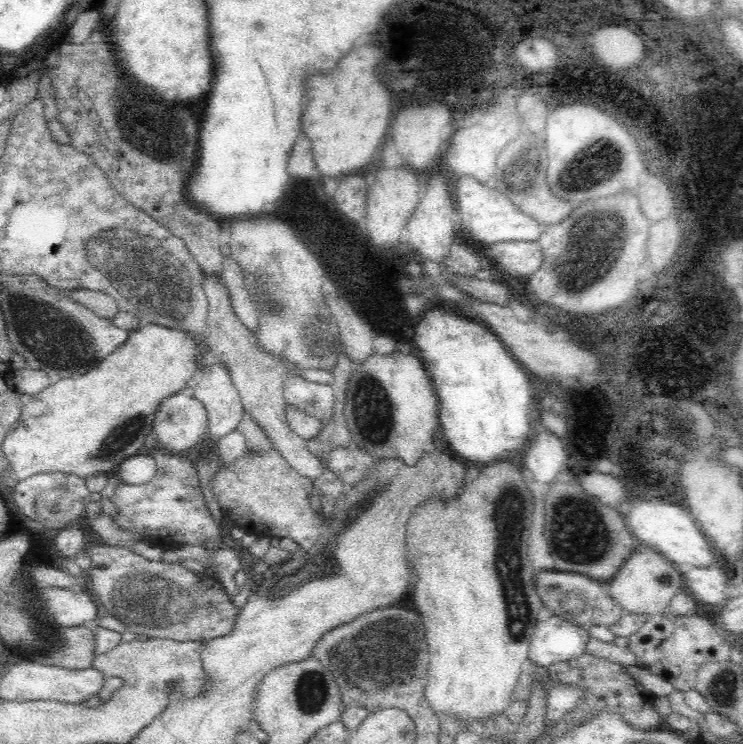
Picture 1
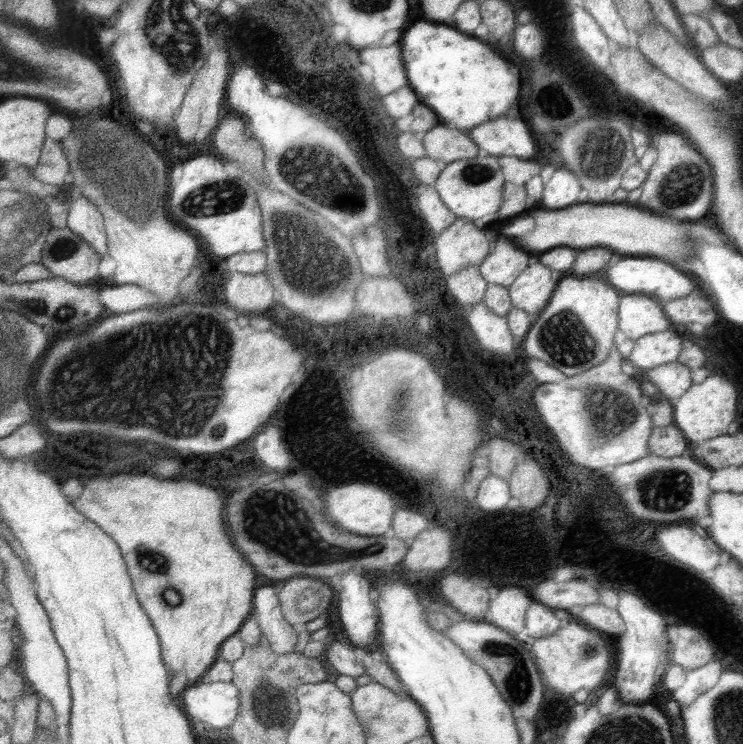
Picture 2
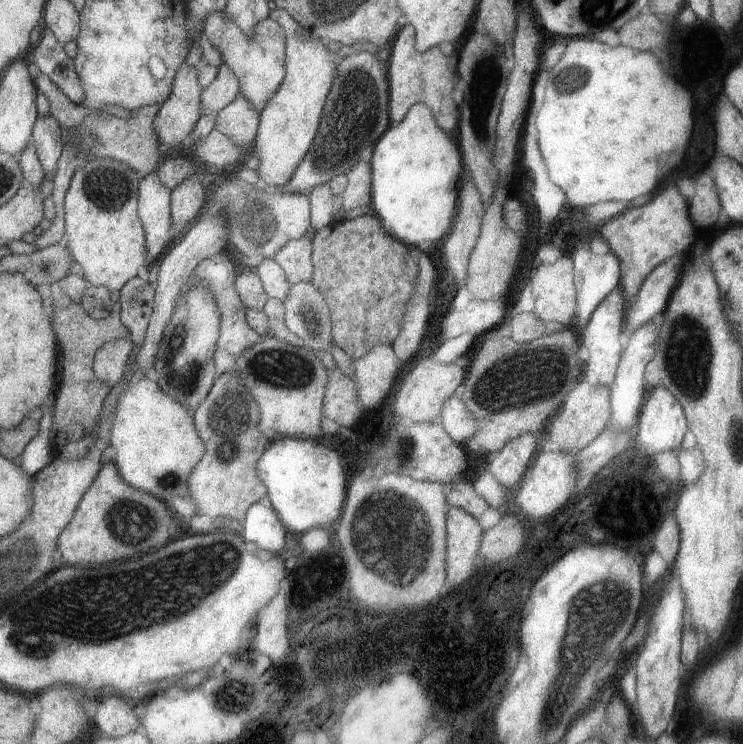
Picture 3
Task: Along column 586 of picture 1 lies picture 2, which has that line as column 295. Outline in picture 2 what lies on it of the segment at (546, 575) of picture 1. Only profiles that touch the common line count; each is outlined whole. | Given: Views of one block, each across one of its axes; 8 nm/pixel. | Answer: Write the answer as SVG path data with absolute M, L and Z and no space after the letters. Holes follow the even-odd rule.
M293 576L279 584L277 598L281 604L283 618L295 626L303 628L309 620L315 620L319 614L325 614L331 590L335 584L325 580L315 580L311 576Z

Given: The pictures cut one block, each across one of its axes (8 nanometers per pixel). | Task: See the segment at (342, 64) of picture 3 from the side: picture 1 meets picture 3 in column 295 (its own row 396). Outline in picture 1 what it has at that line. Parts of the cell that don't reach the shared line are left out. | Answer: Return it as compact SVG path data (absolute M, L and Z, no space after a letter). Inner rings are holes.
M172 394L154 412L152 448L180 454L196 446L208 434L206 410L196 398Z

